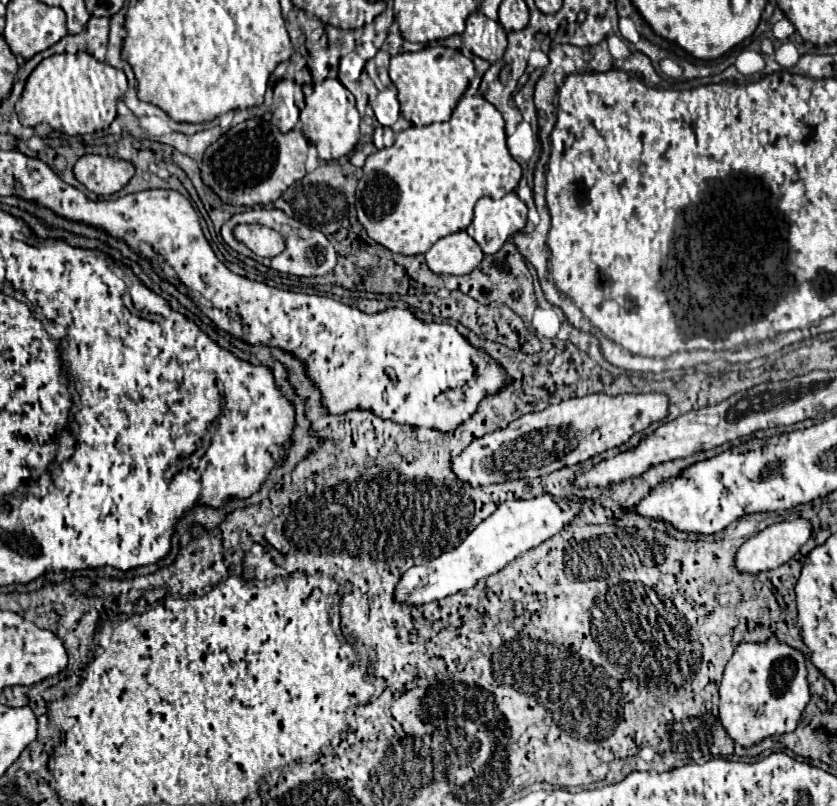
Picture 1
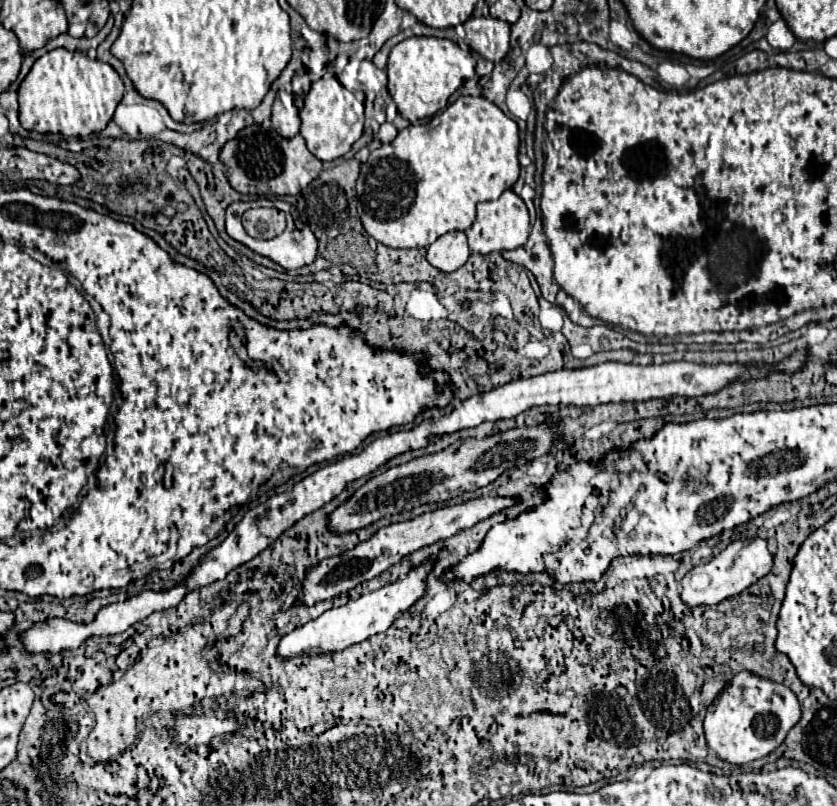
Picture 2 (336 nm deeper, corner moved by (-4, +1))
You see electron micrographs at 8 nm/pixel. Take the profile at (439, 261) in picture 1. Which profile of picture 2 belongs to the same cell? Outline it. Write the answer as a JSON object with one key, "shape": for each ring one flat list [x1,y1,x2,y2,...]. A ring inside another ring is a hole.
{"shape":[[454,231,438,237,426,253,426,259,430,265,444,273,452,273,458,267,462,267,470,257,470,249,466,243,466,233]]}

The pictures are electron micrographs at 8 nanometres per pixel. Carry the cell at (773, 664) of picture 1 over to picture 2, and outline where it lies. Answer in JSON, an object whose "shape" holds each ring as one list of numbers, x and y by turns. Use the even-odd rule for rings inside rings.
{"shape":[[742,671,734,675,734,679,722,691,720,699,716,699,712,711,706,713,704,735,710,751,714,751,722,761,742,765,762,759,778,749,798,719,800,705,788,687,756,677,750,671]]}

